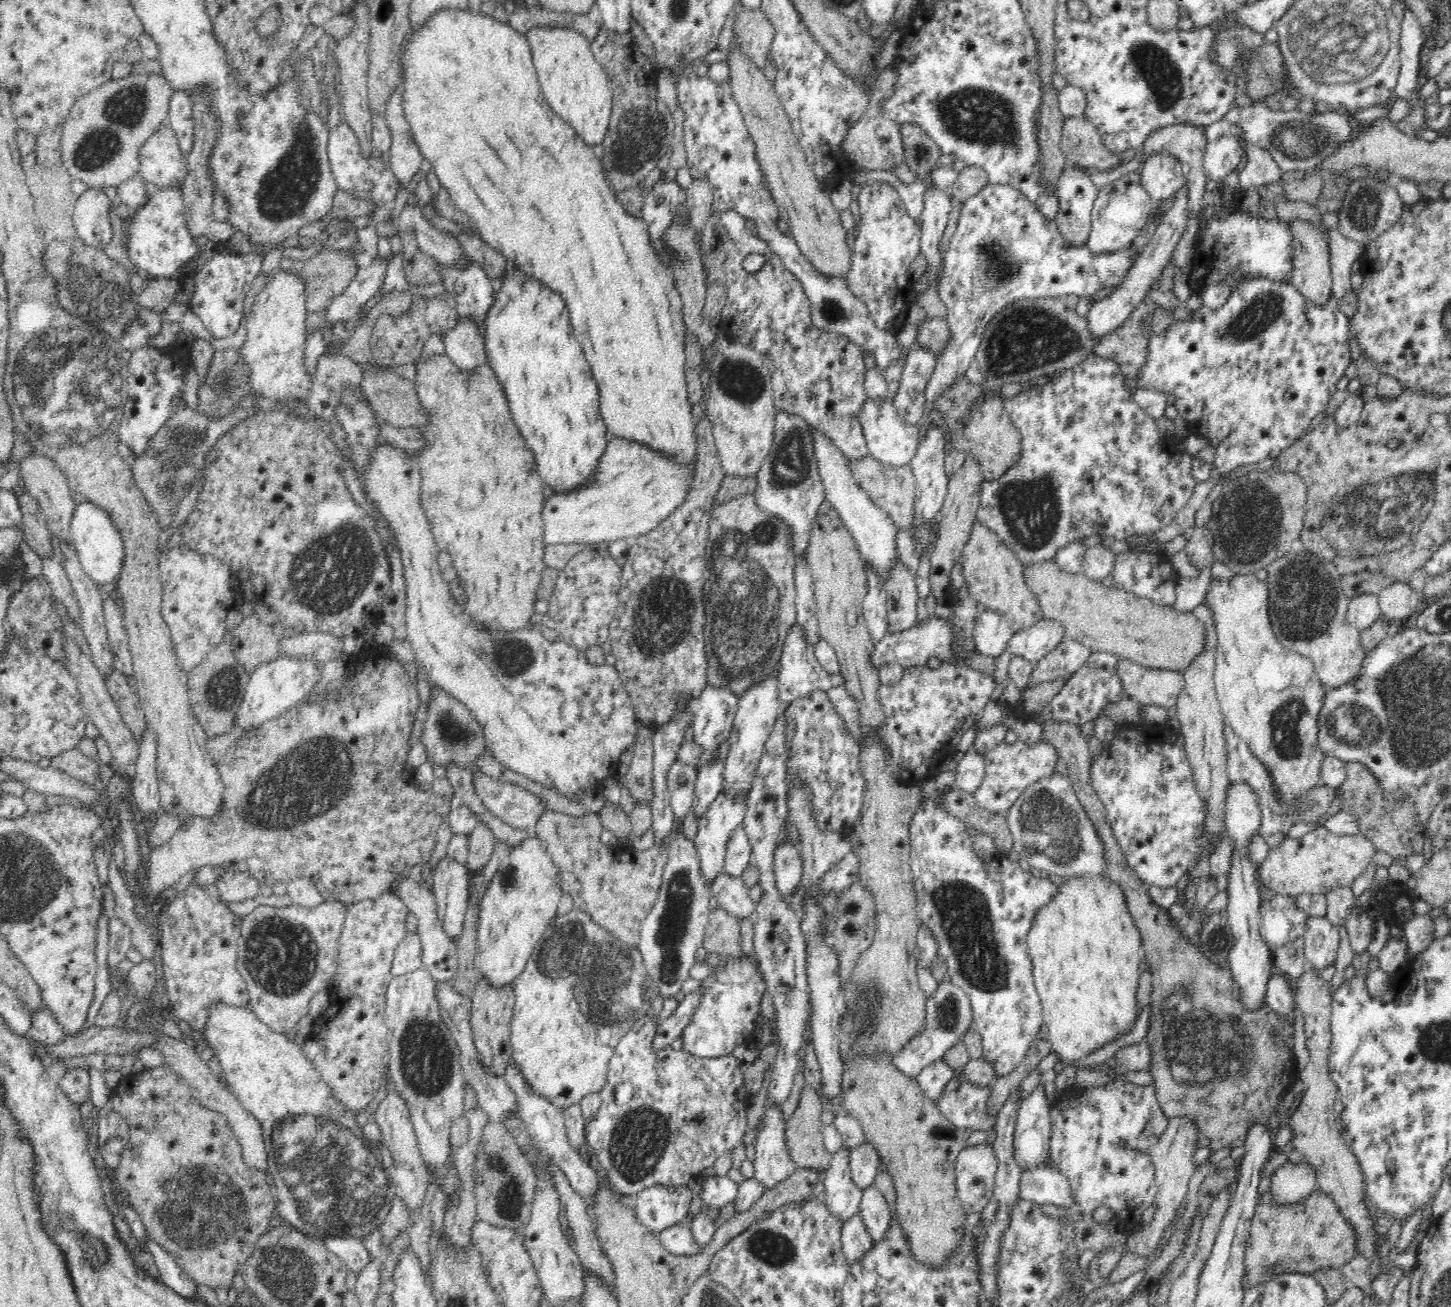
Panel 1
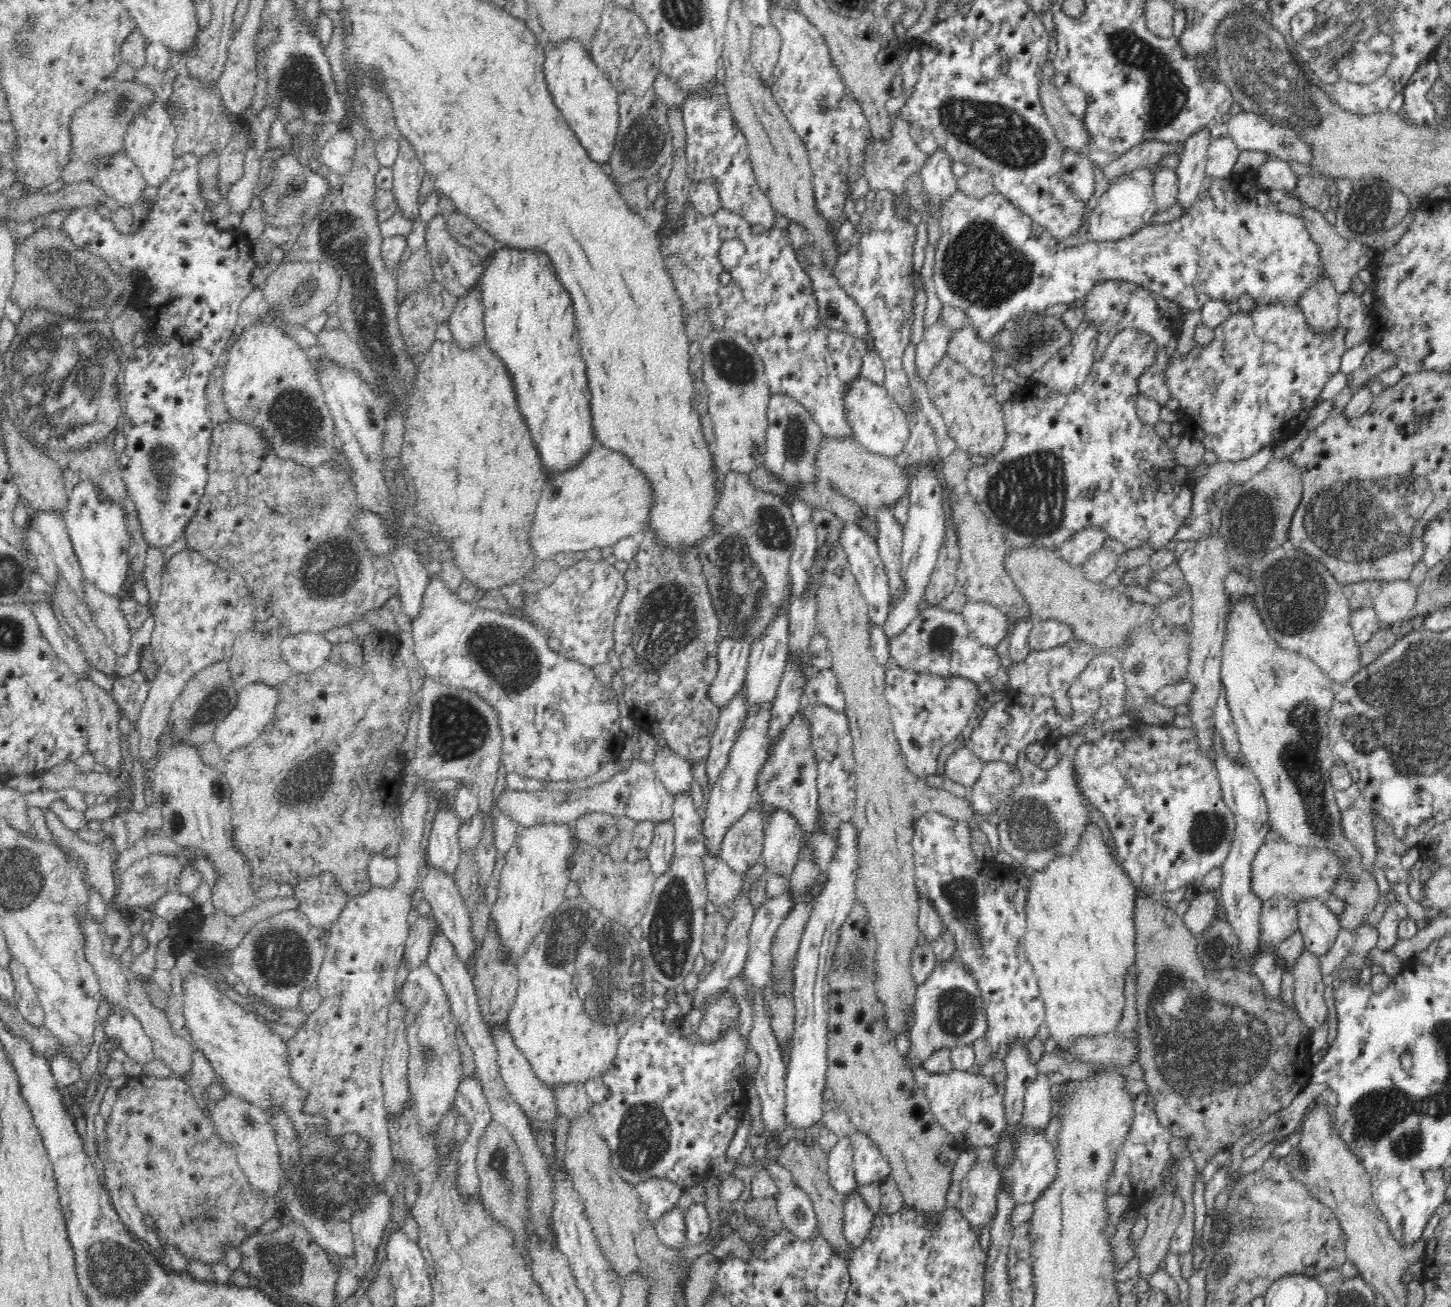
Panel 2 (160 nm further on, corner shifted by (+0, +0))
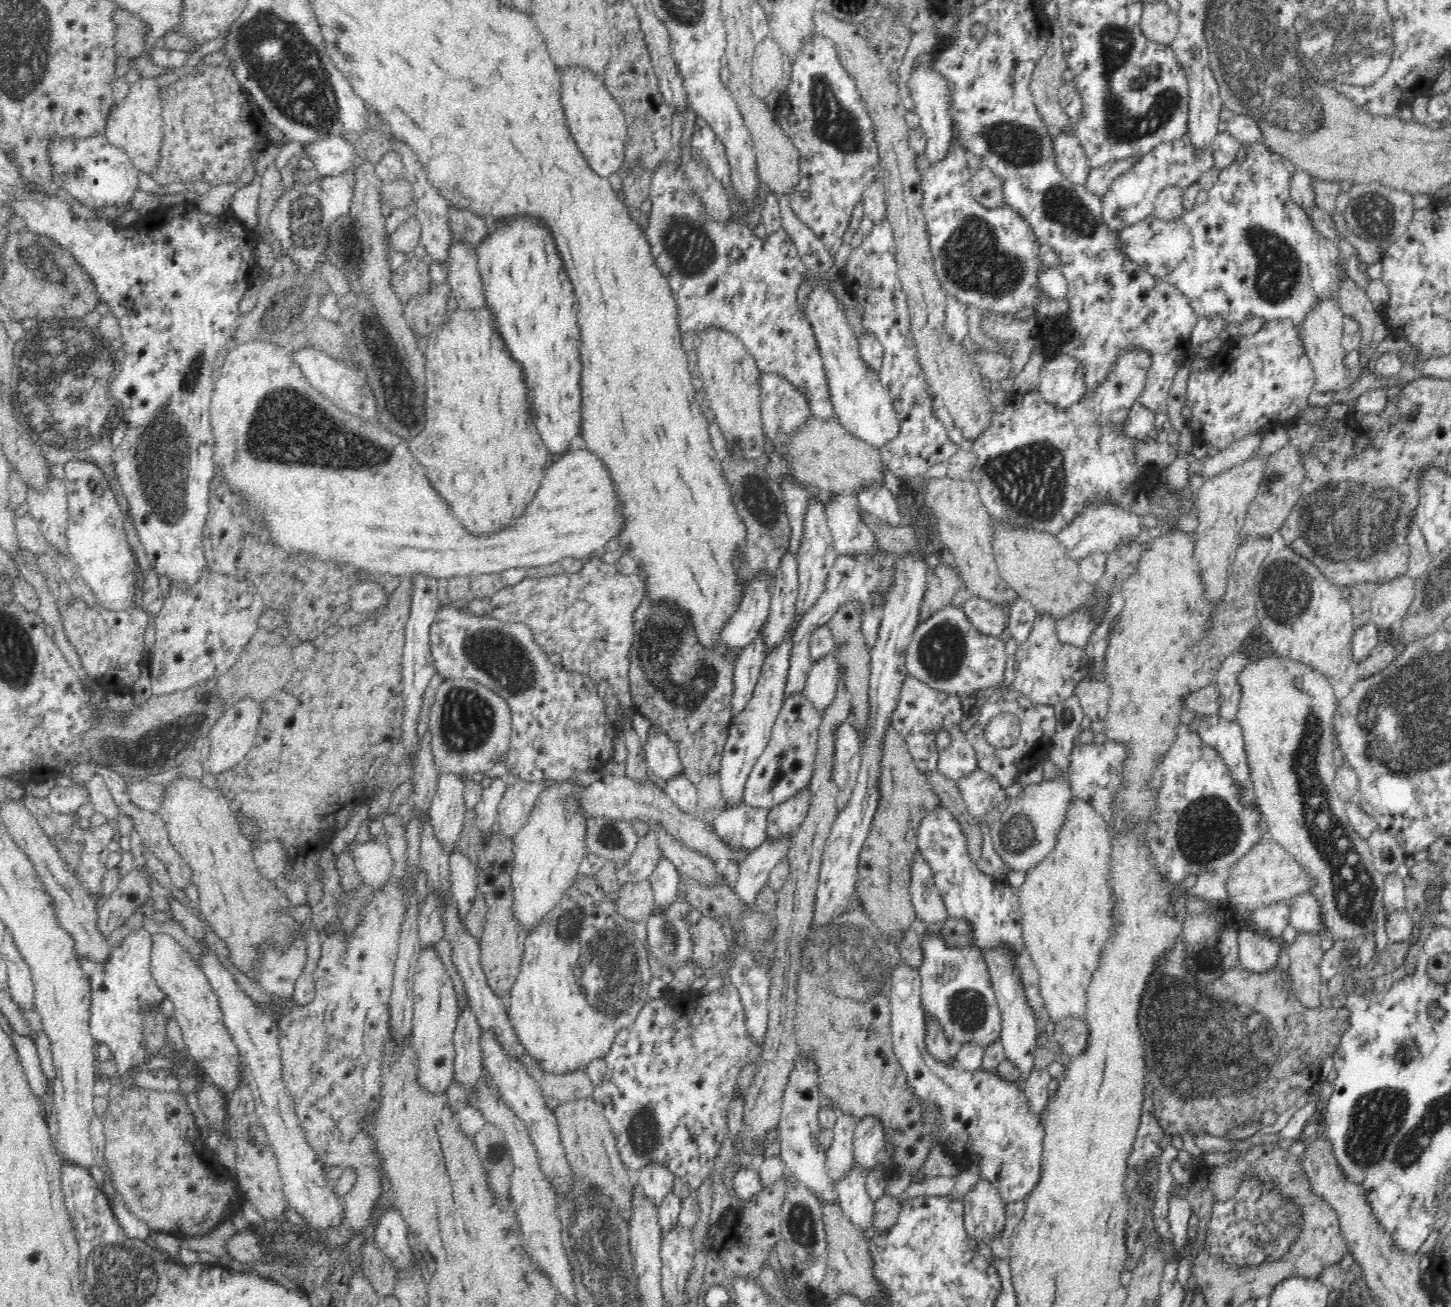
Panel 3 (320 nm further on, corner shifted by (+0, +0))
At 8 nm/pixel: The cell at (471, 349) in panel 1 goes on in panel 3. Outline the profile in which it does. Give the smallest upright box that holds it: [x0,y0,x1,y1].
[447,241,485,310]

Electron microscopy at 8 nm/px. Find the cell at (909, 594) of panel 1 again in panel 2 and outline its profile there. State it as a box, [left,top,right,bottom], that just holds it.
[874,506,906,604]

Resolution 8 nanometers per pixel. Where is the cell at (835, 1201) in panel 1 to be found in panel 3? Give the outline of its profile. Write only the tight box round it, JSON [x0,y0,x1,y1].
[825,1113,856,1183]

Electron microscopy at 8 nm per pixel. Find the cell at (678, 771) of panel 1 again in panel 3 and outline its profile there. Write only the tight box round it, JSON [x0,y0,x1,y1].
[644,725,683,784]

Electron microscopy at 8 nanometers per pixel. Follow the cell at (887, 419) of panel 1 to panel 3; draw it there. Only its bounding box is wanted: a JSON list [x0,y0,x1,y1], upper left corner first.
[805,281,900,449]

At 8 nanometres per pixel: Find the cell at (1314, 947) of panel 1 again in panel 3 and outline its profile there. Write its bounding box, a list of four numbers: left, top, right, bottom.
[1288,893,1328,935]

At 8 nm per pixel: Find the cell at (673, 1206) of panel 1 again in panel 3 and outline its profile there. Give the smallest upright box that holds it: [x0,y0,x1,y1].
[636,1162,673,1206]

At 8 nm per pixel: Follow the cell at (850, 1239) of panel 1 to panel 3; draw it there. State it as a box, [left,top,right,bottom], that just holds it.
[835,1162,875,1234]

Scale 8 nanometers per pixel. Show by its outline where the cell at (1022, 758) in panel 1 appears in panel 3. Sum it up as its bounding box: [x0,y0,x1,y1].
[956,768,1007,818]

